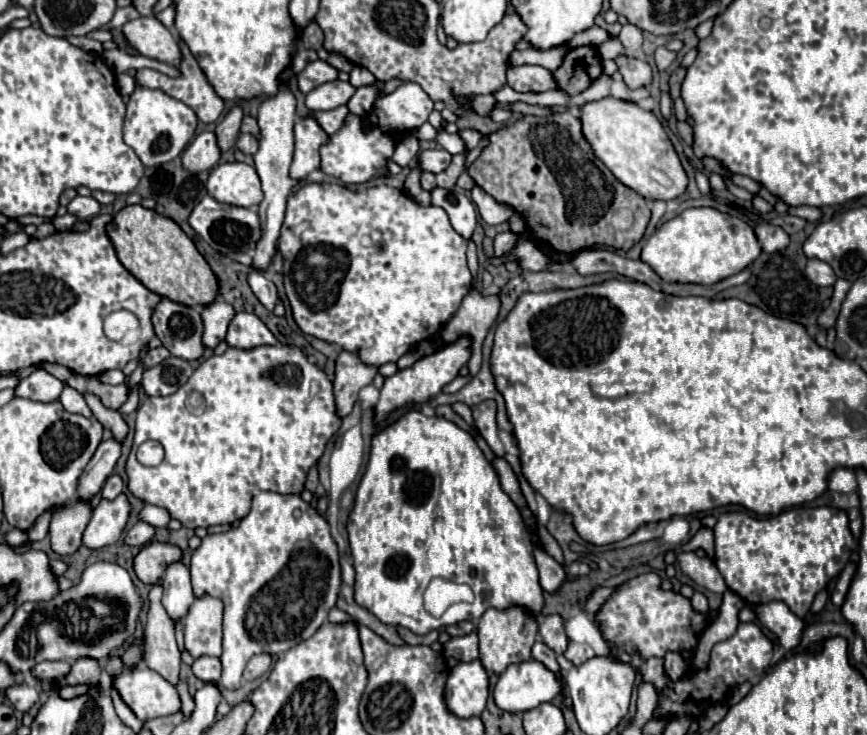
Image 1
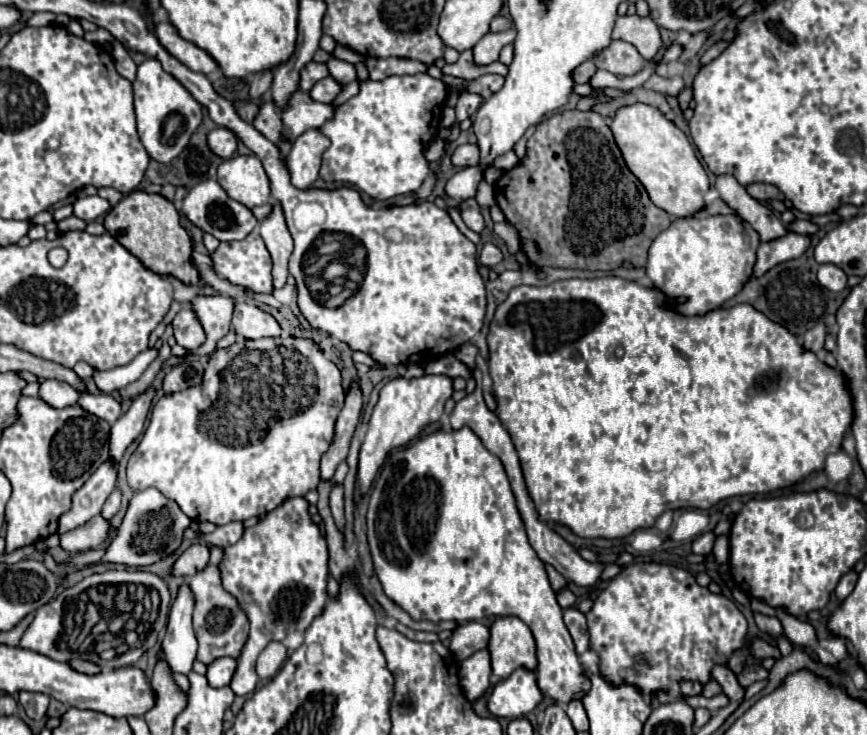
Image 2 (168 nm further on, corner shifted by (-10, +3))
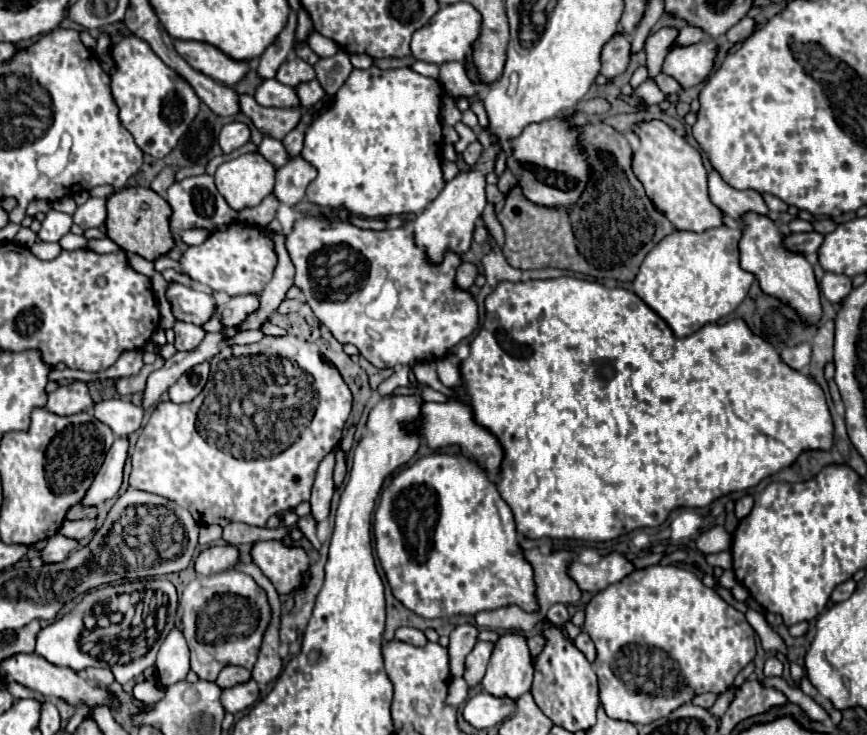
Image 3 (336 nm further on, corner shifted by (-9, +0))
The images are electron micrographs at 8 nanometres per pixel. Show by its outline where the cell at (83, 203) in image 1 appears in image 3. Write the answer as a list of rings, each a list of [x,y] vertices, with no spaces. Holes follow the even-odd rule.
[[[90,197],[84,205],[80,205],[74,213],[74,223],[82,229],[100,227],[106,221],[106,199]]]

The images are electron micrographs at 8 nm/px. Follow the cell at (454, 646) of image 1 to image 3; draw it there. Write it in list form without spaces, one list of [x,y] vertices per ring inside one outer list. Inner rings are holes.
[[[458,625],[450,633],[448,655],[450,655],[450,671],[454,677],[464,675],[466,655],[474,649],[476,643],[478,643],[478,627],[476,625]]]

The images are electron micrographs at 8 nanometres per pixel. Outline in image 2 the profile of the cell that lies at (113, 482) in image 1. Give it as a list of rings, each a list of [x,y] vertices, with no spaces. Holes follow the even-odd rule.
[[[115,488],[115,490],[111,492],[111,496],[107,498],[107,502],[105,502],[105,506],[103,506],[103,510],[101,510],[101,516],[109,520],[111,516],[117,514],[119,506],[121,506],[121,492],[119,492],[119,488]]]

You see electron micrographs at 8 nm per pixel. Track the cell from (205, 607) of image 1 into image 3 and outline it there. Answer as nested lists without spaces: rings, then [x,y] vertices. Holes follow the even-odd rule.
[[[222,571],[222,573],[208,575],[208,577],[198,575],[194,581],[190,581],[186,585],[182,599],[180,599],[180,607],[182,607],[184,637],[186,637],[190,653],[192,653],[190,665],[192,665],[192,671],[200,679],[216,681],[220,669],[226,665],[240,665],[246,669],[254,667],[258,649],[262,643],[262,635],[270,621],[270,605],[268,605],[264,589],[260,589],[250,575],[240,573],[240,571]]]

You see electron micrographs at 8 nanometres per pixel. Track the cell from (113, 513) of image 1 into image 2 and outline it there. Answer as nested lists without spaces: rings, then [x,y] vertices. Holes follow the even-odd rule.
[[[95,516],[83,526],[71,532],[59,534],[59,546],[65,552],[85,552],[91,548],[99,548],[99,544],[103,544],[107,536],[109,536],[107,520],[103,520],[101,516]]]

